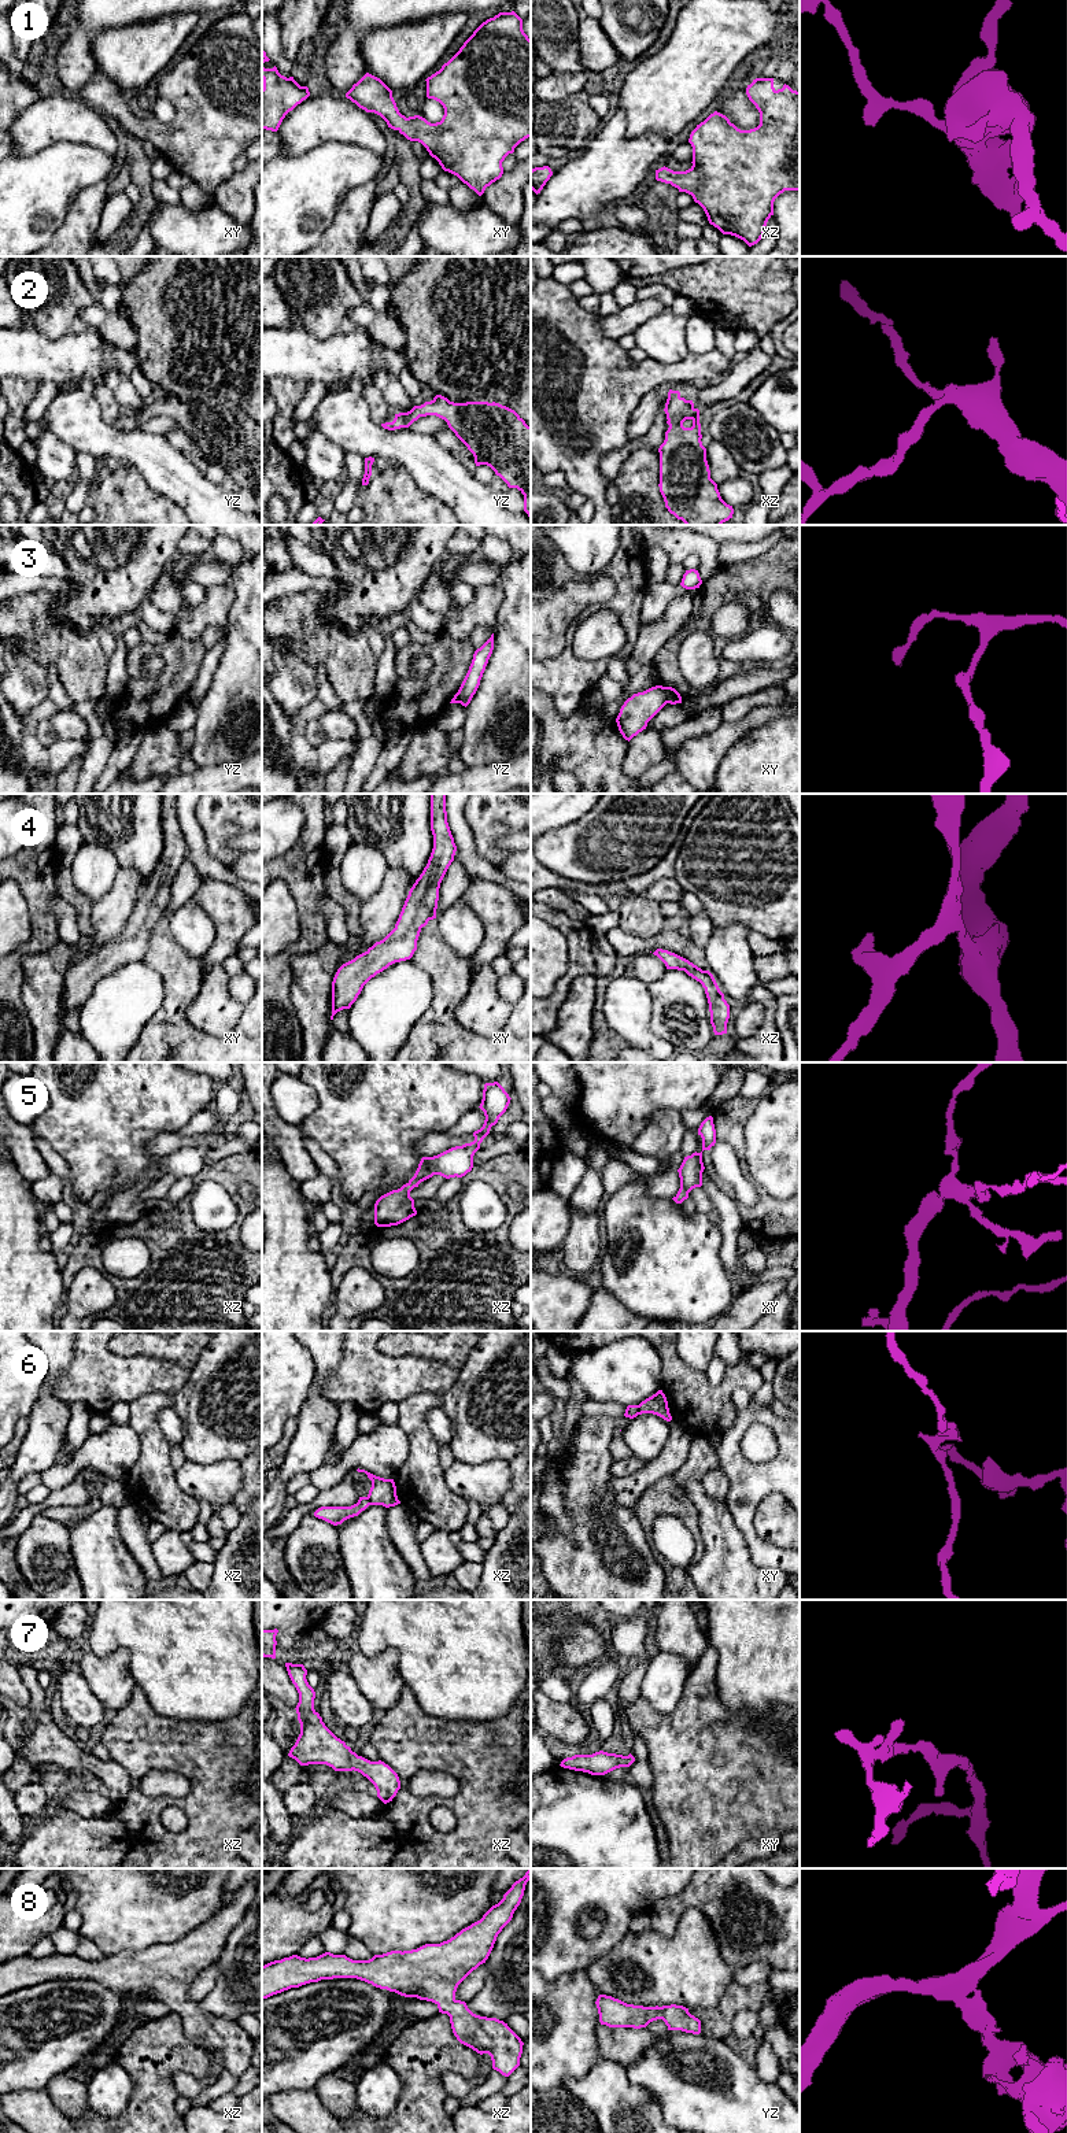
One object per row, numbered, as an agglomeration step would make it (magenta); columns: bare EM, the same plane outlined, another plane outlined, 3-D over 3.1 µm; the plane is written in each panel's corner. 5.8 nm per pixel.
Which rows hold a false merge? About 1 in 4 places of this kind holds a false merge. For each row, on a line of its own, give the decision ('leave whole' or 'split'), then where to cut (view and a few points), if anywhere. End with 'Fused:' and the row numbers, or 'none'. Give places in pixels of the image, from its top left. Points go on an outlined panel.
1: leave whole | no cut
2: leave whole | no cut
3: split | xy (663, 687), (668, 702)
4: leave whole | no cut
5: leave whole | no cut
6: split | xy (637, 1405), (639, 1414)
7: leave whole | no cut
8: leave whole | no cut
Fused: 3, 6

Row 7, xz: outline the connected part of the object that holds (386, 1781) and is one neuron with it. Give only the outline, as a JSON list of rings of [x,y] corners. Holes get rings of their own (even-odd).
[[[285,1663],[288,1675],[299,1693],[296,1705],[300,1734],[288,1756],[300,1766],[326,1764],[335,1771],[358,1771],[376,1788],[377,1797],[384,1803],[392,1801],[400,1789],[398,1774],[384,1762],[370,1762],[358,1756],[337,1738],[314,1709],[315,1692],[309,1685],[307,1670],[303,1664]]]

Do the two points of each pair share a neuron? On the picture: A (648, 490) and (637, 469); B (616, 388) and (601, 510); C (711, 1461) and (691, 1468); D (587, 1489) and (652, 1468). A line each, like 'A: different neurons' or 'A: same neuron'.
A: same neuron
B: same neuron
C: same neuron
D: different neurons

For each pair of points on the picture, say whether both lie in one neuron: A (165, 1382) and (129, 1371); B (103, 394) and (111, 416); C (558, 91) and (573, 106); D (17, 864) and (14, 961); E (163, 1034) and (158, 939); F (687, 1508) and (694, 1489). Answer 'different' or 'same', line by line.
A: same
B: same
C: different
D: same
E: same
F: different

